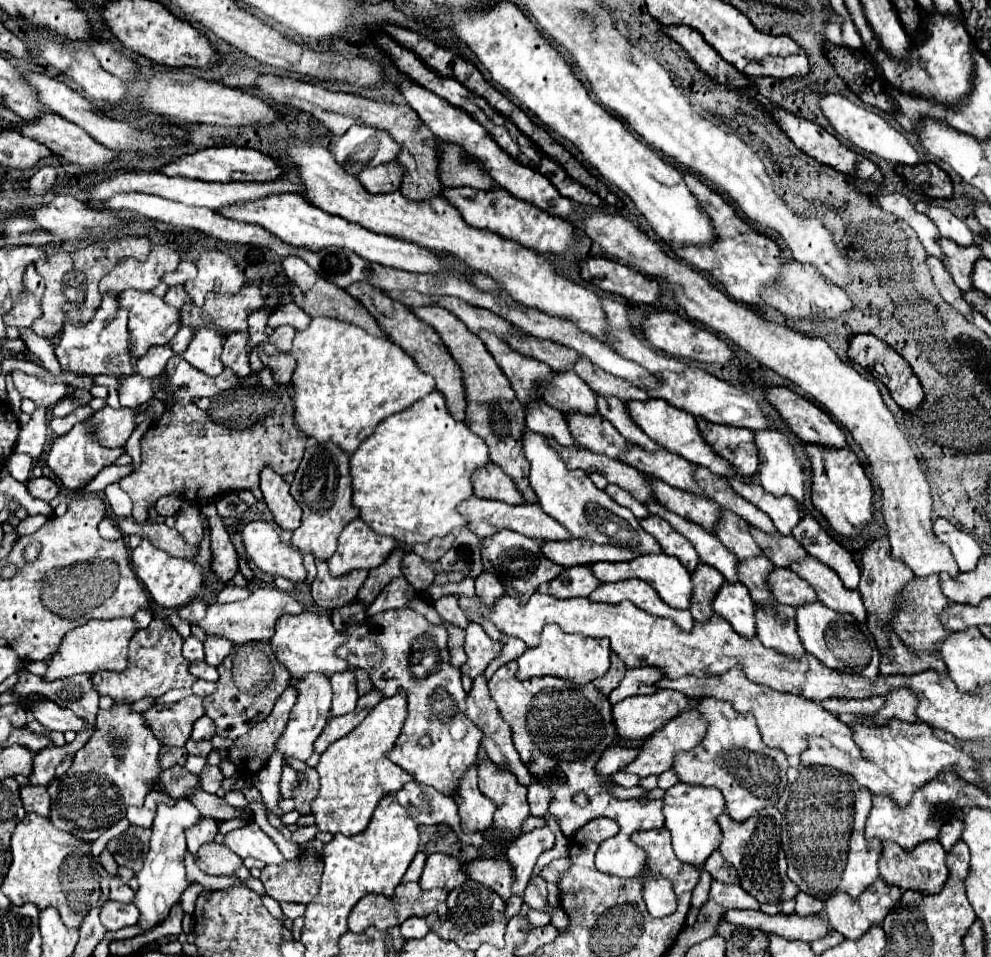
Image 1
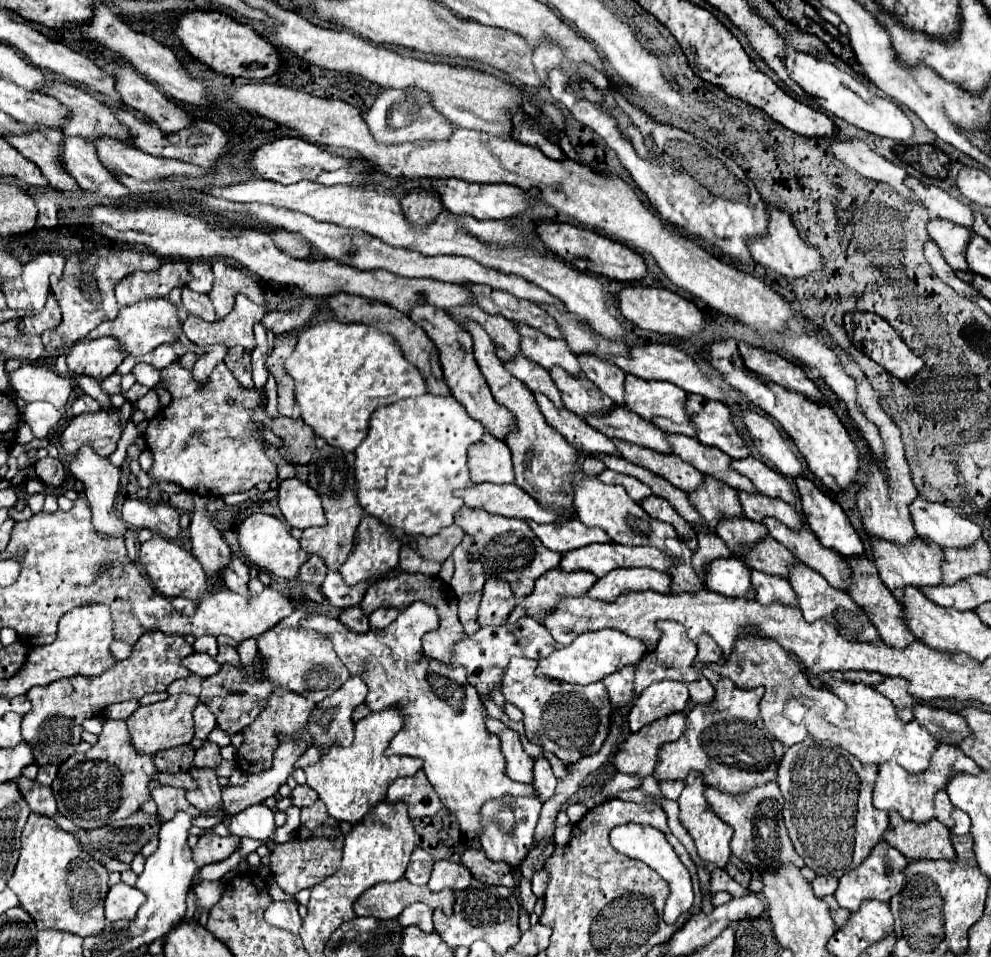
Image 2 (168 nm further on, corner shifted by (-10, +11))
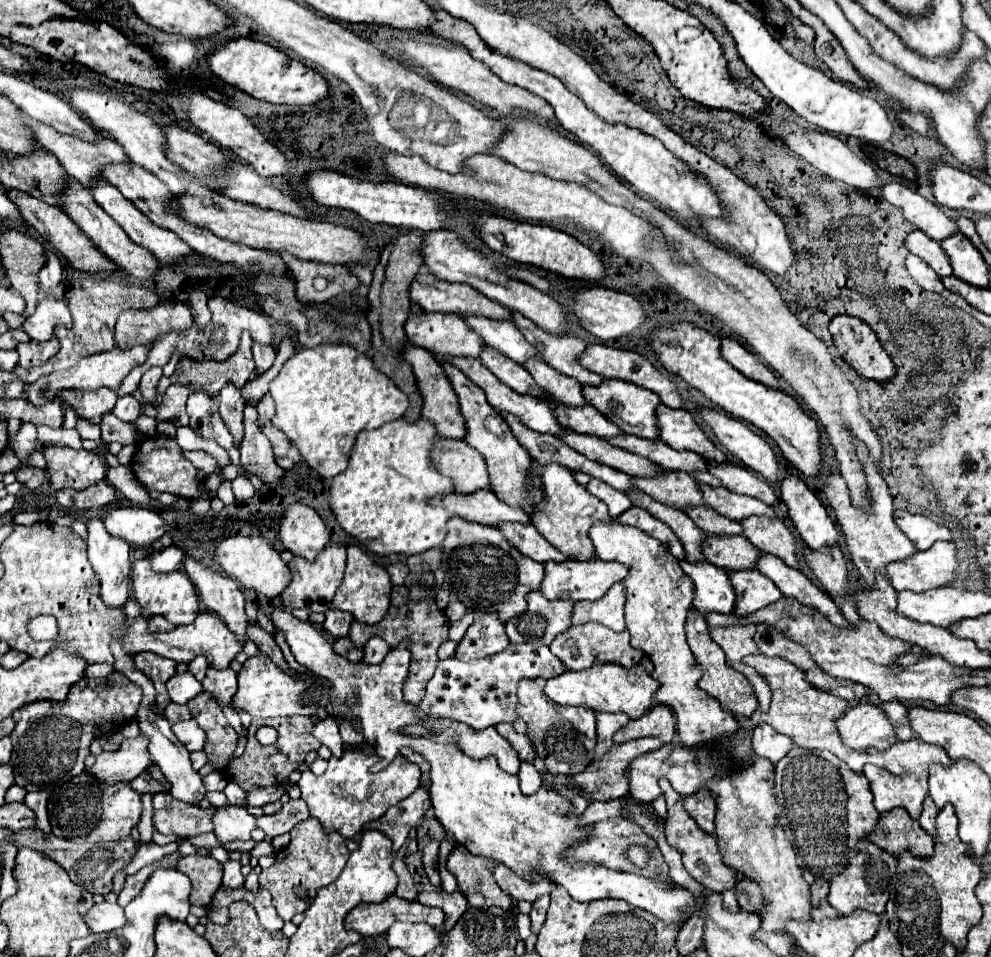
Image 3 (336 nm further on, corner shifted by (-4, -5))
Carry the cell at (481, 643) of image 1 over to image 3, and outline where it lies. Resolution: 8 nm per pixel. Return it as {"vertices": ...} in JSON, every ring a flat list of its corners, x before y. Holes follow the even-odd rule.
{"vertices":[[510,644,506,652,486,660,462,662,448,658,438,664,432,680,426,684,426,696,420,700,420,710,428,716,450,718,472,728,488,728,500,722,514,722,518,718,516,684,526,678,554,678,566,672,566,666,550,652,548,646,538,644]]}

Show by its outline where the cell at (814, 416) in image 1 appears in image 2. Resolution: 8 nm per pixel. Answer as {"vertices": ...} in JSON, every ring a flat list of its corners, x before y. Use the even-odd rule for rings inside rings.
{"vertices":[[740,344,738,350,744,358,746,368,756,372,758,376,764,376,788,390,800,392,808,400,826,402,824,394,816,388,816,384,806,376,806,372,798,364,792,364,774,352,766,352,762,348,754,348,748,344]]}

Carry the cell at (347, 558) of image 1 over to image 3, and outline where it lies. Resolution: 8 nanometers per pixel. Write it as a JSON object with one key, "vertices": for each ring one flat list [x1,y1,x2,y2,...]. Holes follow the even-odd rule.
{"vertices":[[348,546,344,580,338,586,338,592,332,600,332,608,350,612,354,620,362,624,378,624,390,608,390,590,392,590,392,584,390,584,388,572,380,564,376,564,372,556,368,556,360,546]]}

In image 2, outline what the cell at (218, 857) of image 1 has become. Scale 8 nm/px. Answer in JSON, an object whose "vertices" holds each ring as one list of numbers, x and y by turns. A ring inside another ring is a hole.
{"vertices":[[204,834,200,836,194,852,194,860,198,864,198,868,206,866,206,864,214,864,214,862,222,862,226,860,240,844,240,838,236,836,226,836,220,838,216,834]]}

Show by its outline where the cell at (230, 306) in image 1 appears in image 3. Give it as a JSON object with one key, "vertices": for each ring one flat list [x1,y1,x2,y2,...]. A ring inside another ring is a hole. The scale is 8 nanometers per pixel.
{"vertices":[[244,332,244,334,242,334,242,340,240,340,240,348,238,348,238,352,236,352,230,360,226,360,226,362,212,362,212,360,194,362,194,360,188,360,188,358,182,358,182,360,178,362,178,372,174,372,172,378,162,376,160,379,157,388,158,398,156,399,156,406,160,404,168,386,171,384,192,386,192,388,190,388,192,392,202,390,202,392,206,392,208,396,218,394,226,384,232,384,232,386,236,386,236,388,242,388,242,386,250,380,250,376,252,376,252,372,254,372,254,358,252,358,252,350,250,350,250,348,252,348,250,334]]}

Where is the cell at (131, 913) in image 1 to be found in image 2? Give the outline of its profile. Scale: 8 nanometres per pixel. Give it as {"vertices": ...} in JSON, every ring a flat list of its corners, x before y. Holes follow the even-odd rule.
{"vertices":[[120,882,108,890,108,896,104,902,106,918,110,922,132,920,144,902,146,902,146,896,138,888]]}

